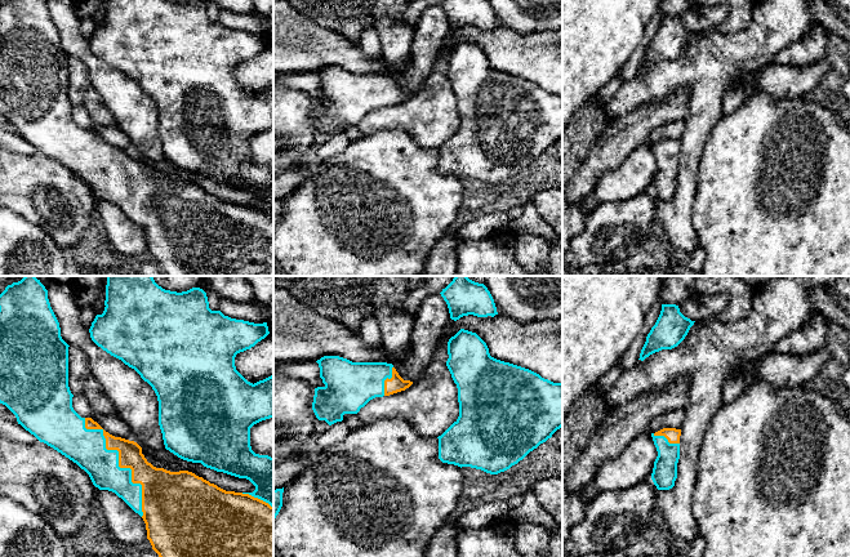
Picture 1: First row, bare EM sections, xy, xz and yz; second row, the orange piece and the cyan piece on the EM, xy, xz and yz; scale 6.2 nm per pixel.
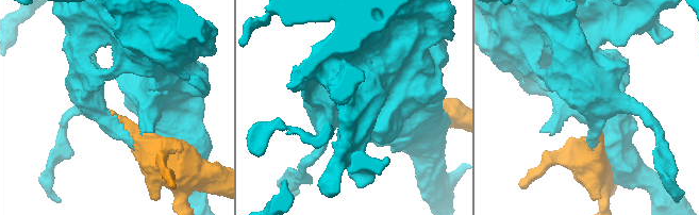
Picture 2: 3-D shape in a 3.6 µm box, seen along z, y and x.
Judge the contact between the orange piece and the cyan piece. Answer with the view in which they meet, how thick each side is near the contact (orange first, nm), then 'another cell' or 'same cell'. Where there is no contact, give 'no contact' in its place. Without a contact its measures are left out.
xy | 170/240 nm | same cell

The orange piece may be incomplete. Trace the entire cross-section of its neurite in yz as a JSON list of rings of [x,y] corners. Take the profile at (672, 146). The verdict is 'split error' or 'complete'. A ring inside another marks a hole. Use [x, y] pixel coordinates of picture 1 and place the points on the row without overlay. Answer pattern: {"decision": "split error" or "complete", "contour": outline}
{"decision": "split error", "contour": [[[663,139],[651,144],[658,168],[654,173],[651,191],[658,201],[669,201],[677,190],[681,141]]]}

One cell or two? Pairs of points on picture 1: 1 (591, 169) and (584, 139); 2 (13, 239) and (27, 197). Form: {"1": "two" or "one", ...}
{"1": "two", "2": "two"}

